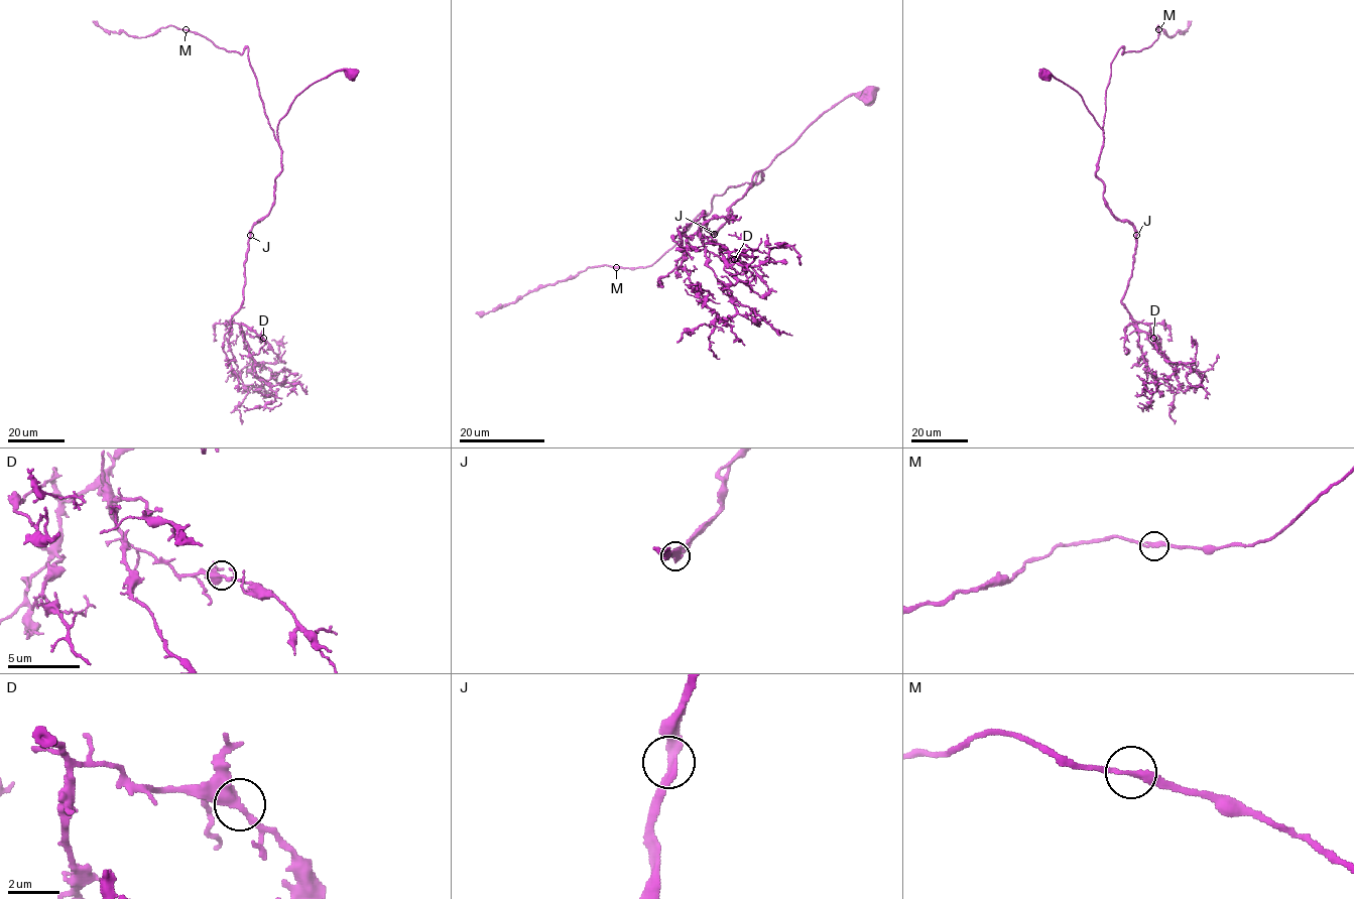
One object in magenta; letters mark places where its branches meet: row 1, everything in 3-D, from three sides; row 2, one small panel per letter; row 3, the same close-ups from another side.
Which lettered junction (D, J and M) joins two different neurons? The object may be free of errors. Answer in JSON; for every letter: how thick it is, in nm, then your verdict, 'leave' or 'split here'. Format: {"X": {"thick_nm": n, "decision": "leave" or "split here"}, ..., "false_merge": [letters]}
{"D": {"thick_nm": 400, "decision": "leave"}, "J": {"thick_nm": 340, "decision": "leave"}, "M": {"thick_nm": 240, "decision": "leave"}, "false_merge": []}

